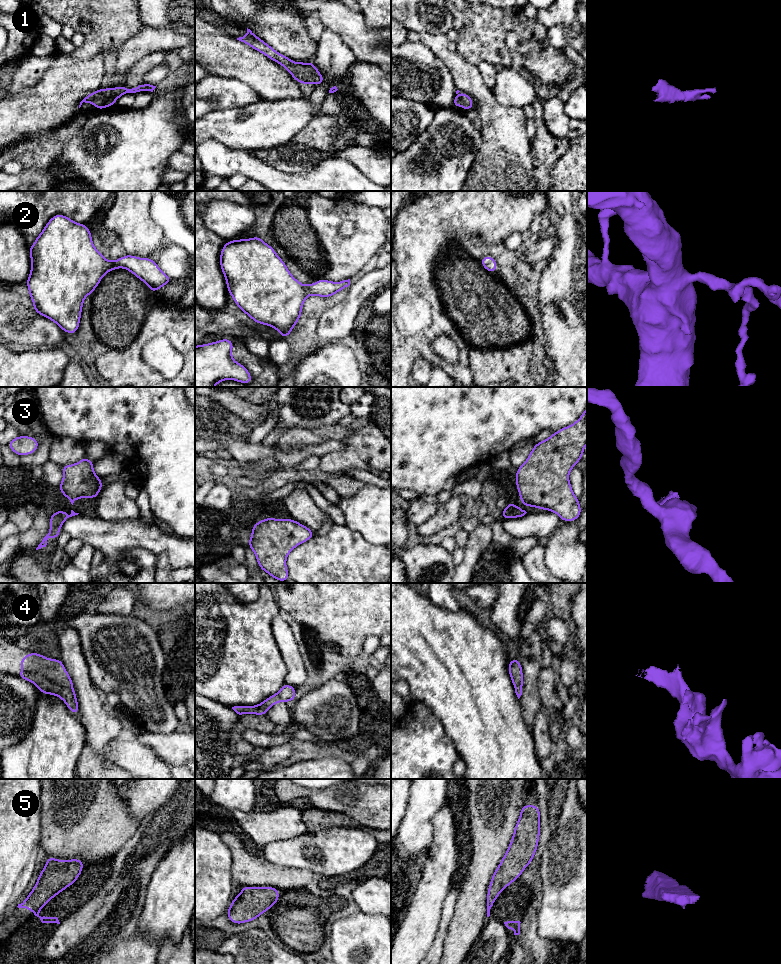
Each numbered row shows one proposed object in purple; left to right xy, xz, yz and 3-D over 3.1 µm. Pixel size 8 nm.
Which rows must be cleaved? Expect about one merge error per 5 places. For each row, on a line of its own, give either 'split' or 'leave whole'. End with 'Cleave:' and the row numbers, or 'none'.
1: leave whole
2: leave whole
3: split
4: leave whole
5: leave whole
Cleave: 3

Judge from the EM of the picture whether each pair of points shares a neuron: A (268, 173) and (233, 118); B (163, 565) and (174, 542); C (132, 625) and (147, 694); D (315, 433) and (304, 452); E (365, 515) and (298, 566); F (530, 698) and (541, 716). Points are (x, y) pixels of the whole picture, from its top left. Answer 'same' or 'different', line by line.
A: different
B: different
C: same
D: different
E: different
F: different

